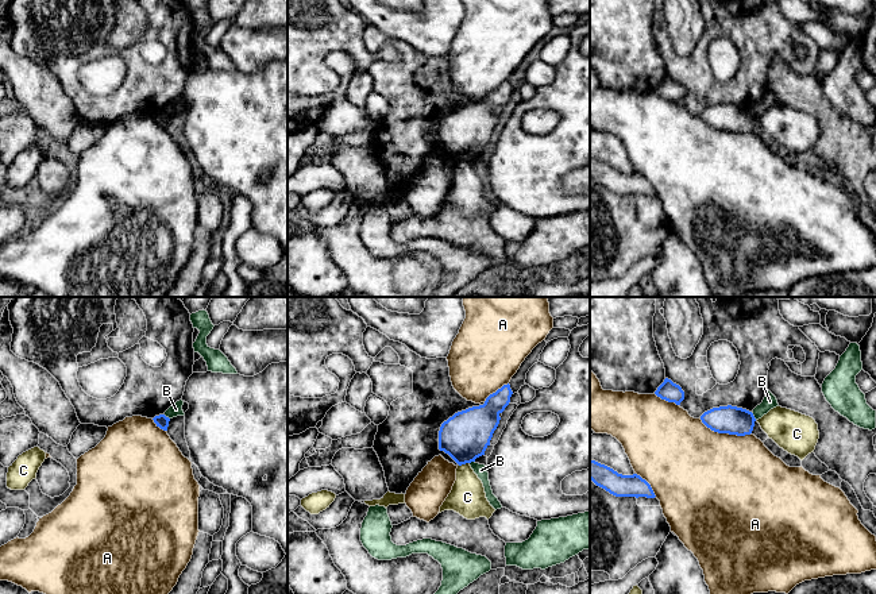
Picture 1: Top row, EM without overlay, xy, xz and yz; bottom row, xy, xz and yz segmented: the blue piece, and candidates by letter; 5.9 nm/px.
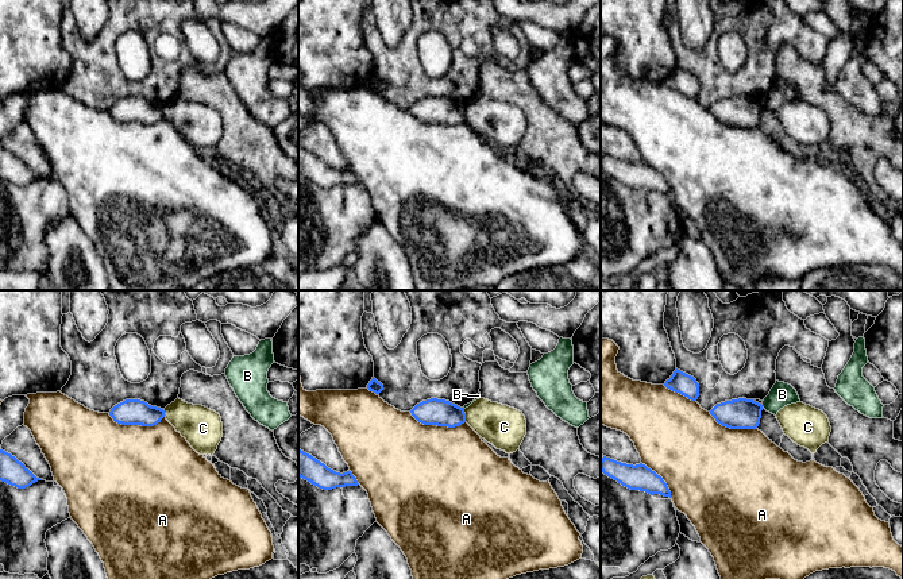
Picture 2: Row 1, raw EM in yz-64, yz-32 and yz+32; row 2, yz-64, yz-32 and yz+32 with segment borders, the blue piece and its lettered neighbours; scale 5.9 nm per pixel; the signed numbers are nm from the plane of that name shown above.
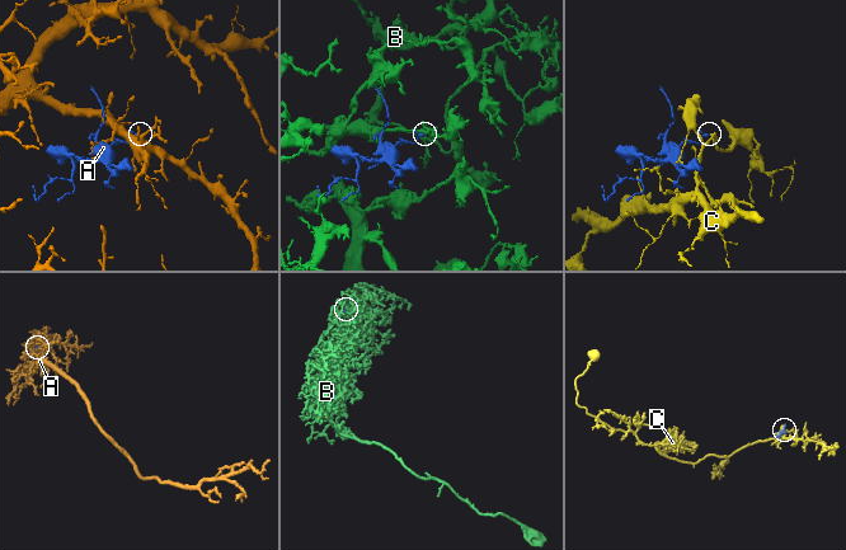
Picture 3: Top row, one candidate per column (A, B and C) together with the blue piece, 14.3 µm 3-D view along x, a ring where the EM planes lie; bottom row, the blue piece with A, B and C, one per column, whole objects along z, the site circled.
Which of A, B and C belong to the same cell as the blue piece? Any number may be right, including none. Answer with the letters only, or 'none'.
none

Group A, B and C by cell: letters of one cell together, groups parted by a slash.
A / B / C

